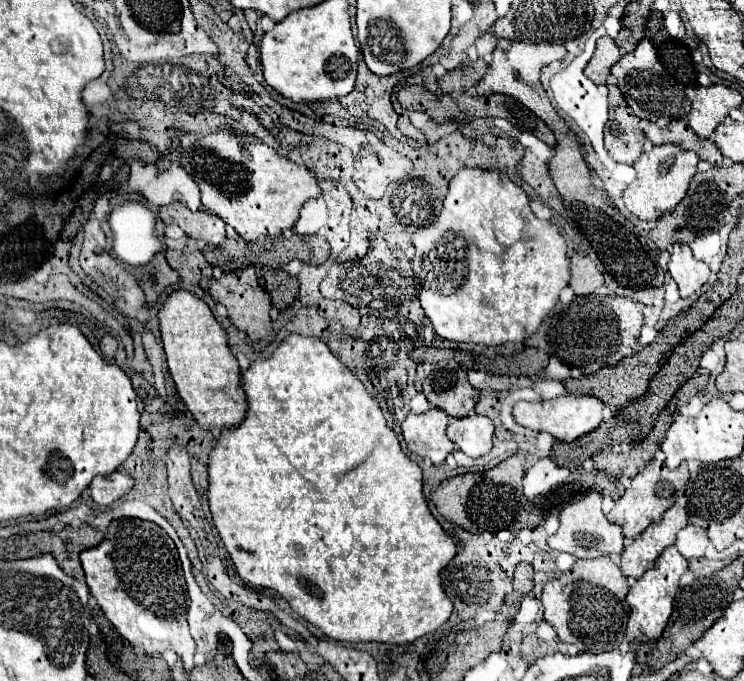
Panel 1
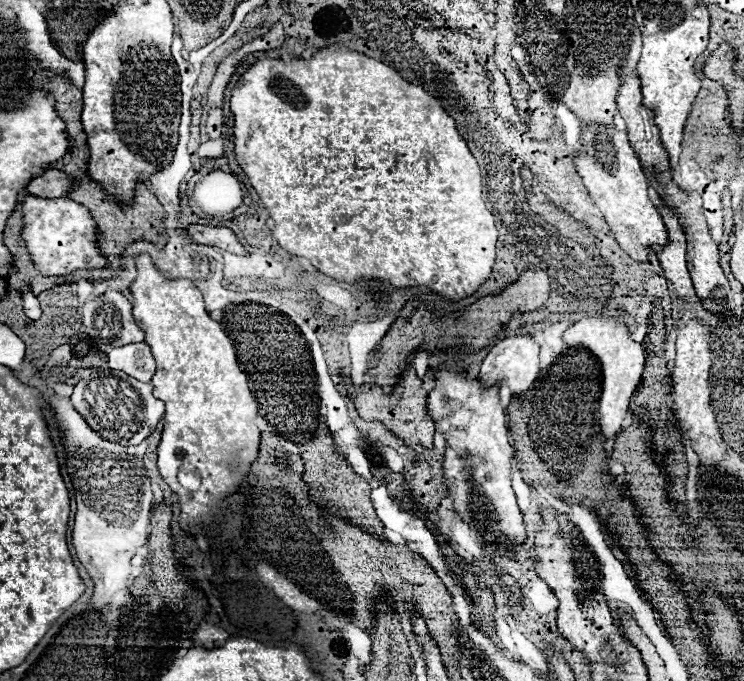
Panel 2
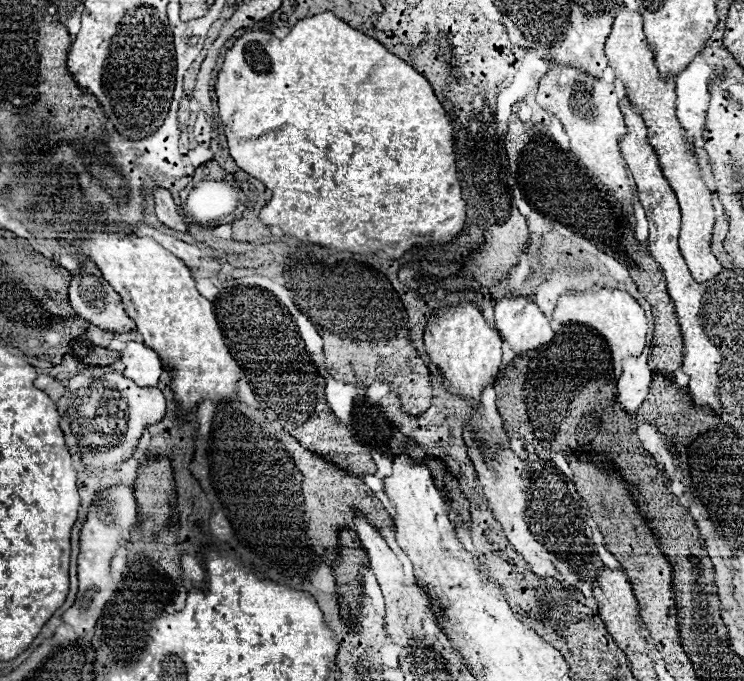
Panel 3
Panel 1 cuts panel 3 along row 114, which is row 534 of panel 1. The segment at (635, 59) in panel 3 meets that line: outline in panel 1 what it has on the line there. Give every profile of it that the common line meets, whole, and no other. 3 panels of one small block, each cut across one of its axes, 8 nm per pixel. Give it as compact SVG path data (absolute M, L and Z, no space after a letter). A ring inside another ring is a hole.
M672 506L664 512L662 520L648 526L626 550L622 552L622 572L626 578L640 578L654 560L664 552L664 548L676 542L676 534L688 524L688 512L684 508Z

